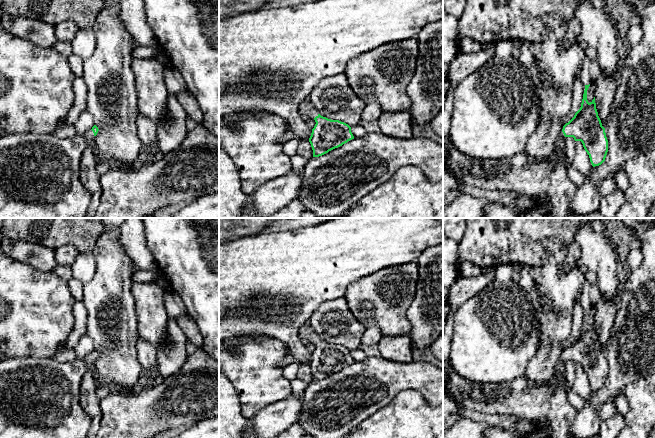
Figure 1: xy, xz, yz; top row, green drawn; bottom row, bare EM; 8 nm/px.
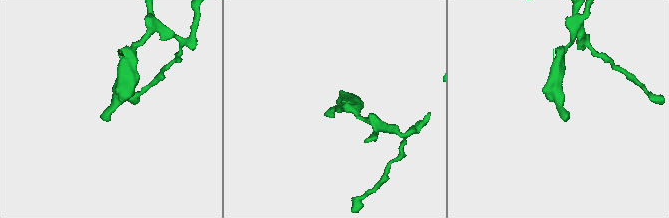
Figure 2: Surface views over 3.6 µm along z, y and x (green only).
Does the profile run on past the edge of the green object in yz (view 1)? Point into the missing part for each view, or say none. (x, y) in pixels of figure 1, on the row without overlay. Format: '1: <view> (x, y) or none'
1: yz (560, 367)

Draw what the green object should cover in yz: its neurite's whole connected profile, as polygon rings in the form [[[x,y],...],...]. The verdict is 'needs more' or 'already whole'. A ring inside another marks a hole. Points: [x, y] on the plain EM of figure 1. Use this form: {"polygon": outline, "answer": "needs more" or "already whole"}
{"polygon": [[[590,308],[585,309],[581,331],[574,341],[563,350],[556,369],[564,373],[566,361],[573,361],[575,365],[581,365],[592,390],[595,391],[605,385],[608,376],[608,364],[605,352],[598,340],[595,321],[590,327],[587,324],[589,310]]], "answer": "needs more"}

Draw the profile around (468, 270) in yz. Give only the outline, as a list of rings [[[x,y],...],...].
[[[466,262],[462,265],[462,272],[465,277],[478,277],[482,271],[481,268],[470,265]]]

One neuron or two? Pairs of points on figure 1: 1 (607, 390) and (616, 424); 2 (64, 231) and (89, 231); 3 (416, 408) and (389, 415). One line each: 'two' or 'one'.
1: two
2: one
3: one

